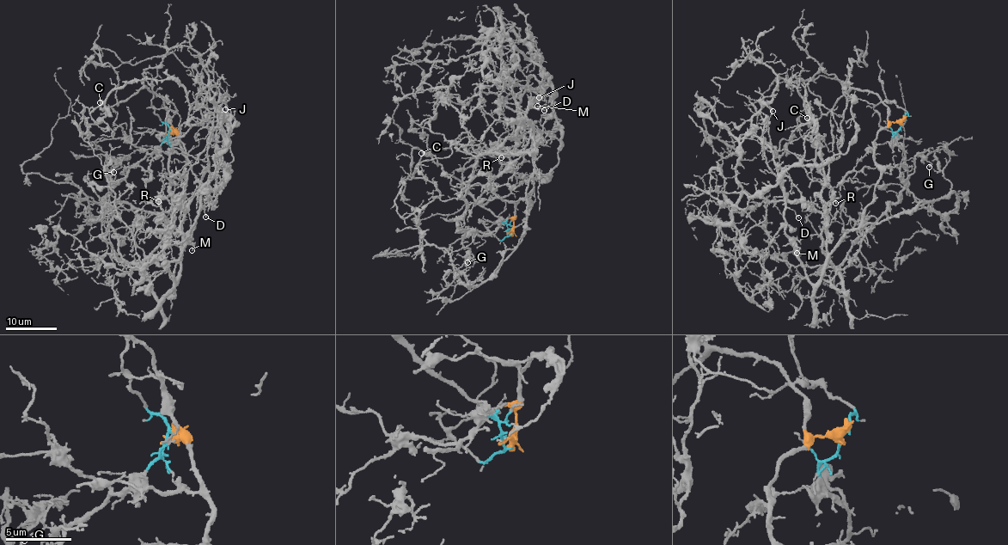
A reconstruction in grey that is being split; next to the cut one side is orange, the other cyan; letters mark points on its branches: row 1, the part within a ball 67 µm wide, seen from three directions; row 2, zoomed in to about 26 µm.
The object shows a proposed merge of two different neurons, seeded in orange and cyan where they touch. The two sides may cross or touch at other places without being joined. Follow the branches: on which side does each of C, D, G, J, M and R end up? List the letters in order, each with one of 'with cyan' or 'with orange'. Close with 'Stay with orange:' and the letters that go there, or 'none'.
C: with orange
D: with orange
G: with cyan
J: with orange
M: with orange
R: with cyan
Stay with orange: C, D, J, M

